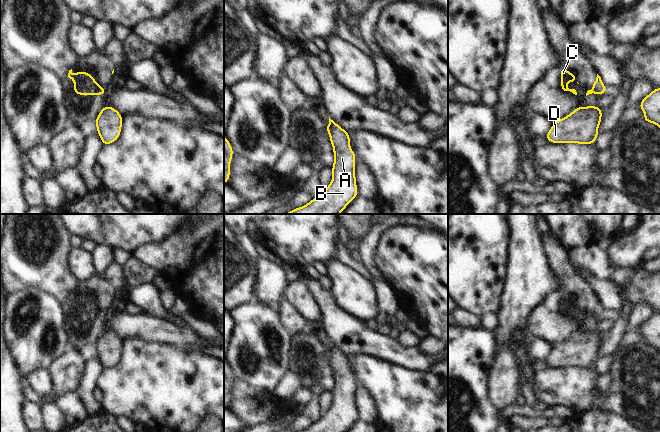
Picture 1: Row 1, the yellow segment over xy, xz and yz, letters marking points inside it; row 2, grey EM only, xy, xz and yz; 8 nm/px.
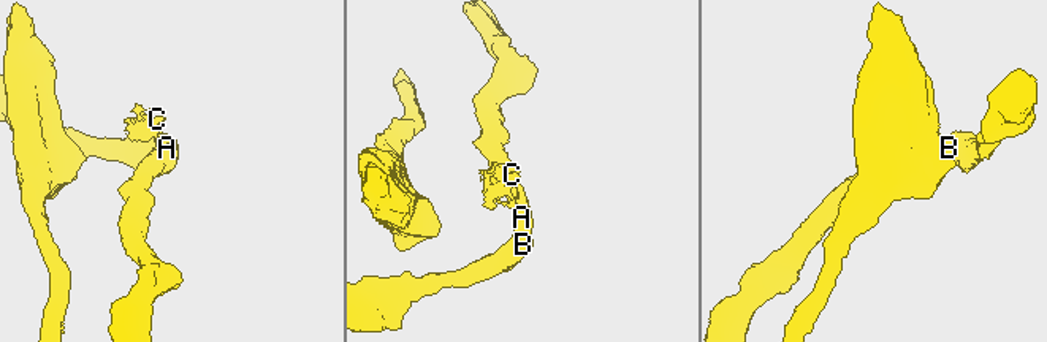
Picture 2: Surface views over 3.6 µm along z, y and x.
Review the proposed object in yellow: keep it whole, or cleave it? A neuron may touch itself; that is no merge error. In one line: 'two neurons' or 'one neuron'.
two neurons

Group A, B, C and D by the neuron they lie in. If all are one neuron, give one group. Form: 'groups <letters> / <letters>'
groups A B D / C

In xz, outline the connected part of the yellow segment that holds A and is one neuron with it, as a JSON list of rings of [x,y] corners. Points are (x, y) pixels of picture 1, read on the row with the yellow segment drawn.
[[[329,117],[329,137],[333,147],[334,163],[332,165],[332,181],[320,194],[299,208],[283,214],[340,214],[357,196],[355,158],[356,154],[350,147],[350,134]]]

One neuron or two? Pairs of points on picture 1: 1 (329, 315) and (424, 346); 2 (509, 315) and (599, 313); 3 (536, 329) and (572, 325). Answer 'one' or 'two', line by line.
1: two
2: two
3: one

